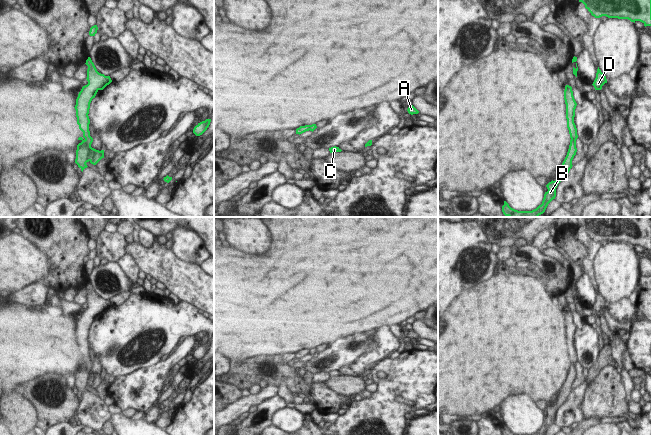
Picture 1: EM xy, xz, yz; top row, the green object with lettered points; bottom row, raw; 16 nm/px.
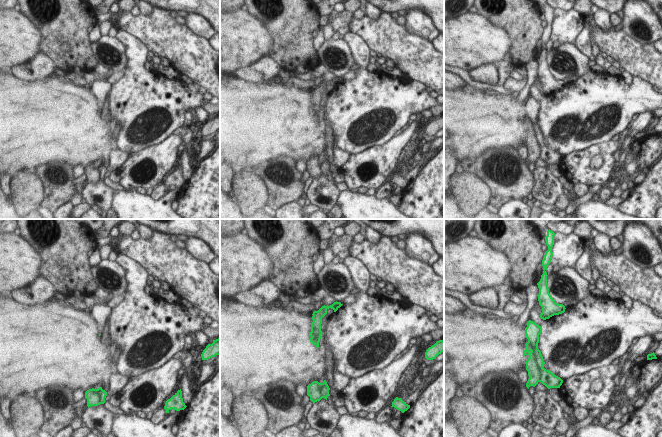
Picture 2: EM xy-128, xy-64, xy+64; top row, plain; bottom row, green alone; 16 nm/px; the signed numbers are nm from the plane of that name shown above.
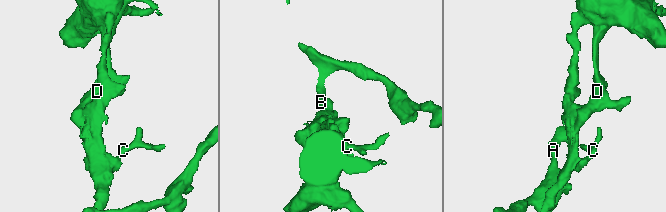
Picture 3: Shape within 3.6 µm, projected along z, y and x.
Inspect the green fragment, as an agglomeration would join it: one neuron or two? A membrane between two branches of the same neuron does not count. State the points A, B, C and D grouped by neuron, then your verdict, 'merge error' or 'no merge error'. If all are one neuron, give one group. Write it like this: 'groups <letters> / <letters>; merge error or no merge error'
groups A B D / C; merge error

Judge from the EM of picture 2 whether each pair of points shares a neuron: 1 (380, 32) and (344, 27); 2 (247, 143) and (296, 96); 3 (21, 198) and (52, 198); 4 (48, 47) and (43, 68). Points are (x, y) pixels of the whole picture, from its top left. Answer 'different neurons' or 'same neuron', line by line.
1: different neurons
2: same neuron
3: different neurons
4: different neurons

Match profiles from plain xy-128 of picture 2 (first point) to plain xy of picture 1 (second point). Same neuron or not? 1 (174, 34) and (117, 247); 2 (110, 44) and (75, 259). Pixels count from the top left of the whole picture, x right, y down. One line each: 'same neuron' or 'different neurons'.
1: different neurons
2: different neurons

